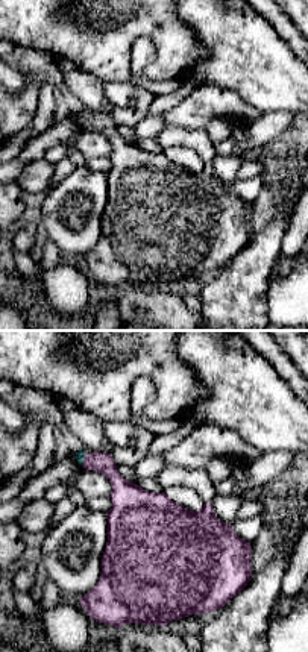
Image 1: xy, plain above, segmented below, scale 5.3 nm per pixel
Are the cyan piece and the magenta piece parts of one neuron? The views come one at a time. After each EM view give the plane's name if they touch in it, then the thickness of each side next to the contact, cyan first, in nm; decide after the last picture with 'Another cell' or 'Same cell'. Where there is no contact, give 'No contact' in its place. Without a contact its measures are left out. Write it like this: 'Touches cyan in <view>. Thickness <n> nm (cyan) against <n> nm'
Touches cyan in xy. Thickness 50 nm (cyan) against 110 nm

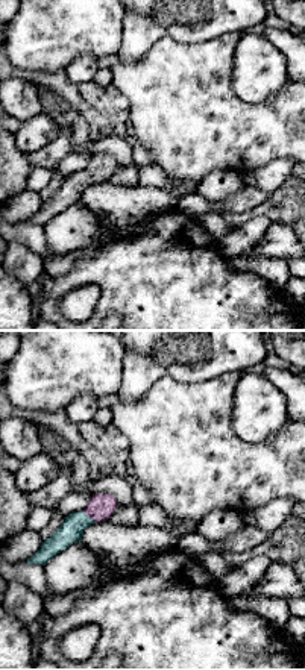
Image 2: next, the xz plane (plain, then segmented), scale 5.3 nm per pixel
Touches cyan in xz. Thickness 120 nm (cyan) against 140 nm

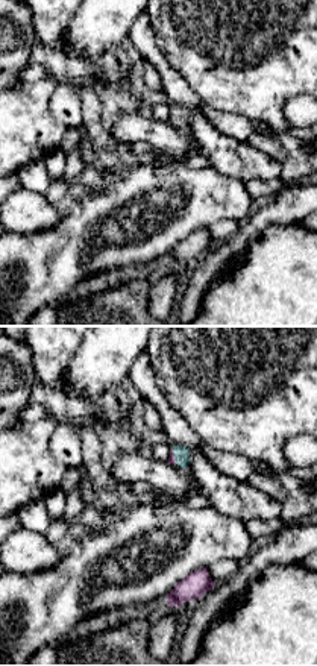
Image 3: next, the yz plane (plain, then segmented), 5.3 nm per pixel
Touches cyan in yz. Thickness 80 nm (cyan) against 40 nm

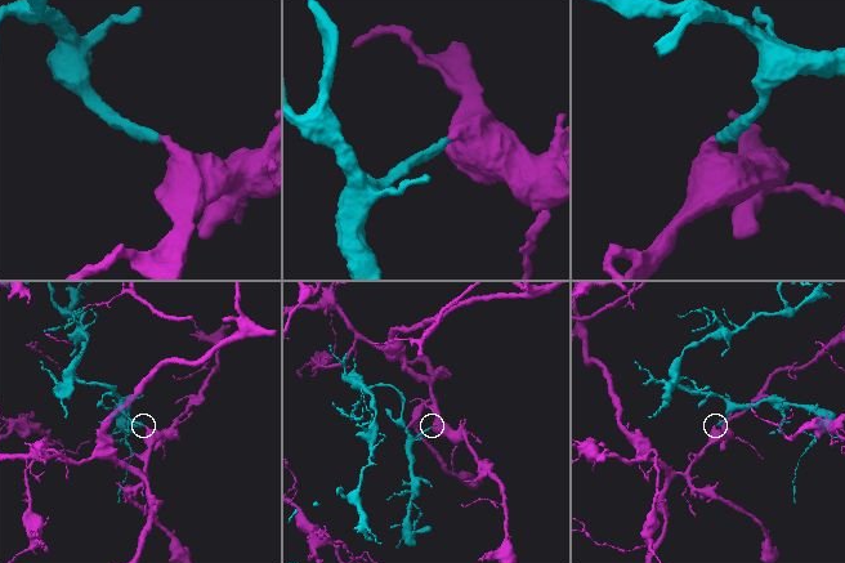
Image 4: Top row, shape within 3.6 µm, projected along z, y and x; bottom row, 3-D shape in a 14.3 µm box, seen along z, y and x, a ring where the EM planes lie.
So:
Same cell

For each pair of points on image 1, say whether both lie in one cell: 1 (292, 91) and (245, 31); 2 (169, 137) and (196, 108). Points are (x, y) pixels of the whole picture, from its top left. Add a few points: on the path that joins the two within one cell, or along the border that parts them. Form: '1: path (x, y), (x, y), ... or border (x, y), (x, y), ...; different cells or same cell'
1: path (276, 76), (270, 70), (270, 62), (254, 46); same cell
2: border (166, 123), (205, 131); different cells

